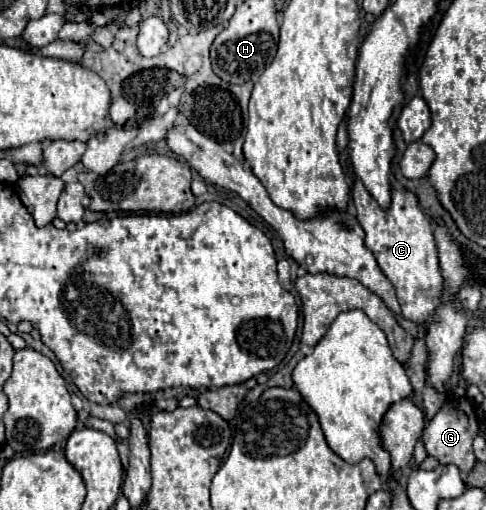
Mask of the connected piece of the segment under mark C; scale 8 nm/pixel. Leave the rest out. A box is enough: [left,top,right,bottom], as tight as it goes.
[353,178,443,322]

